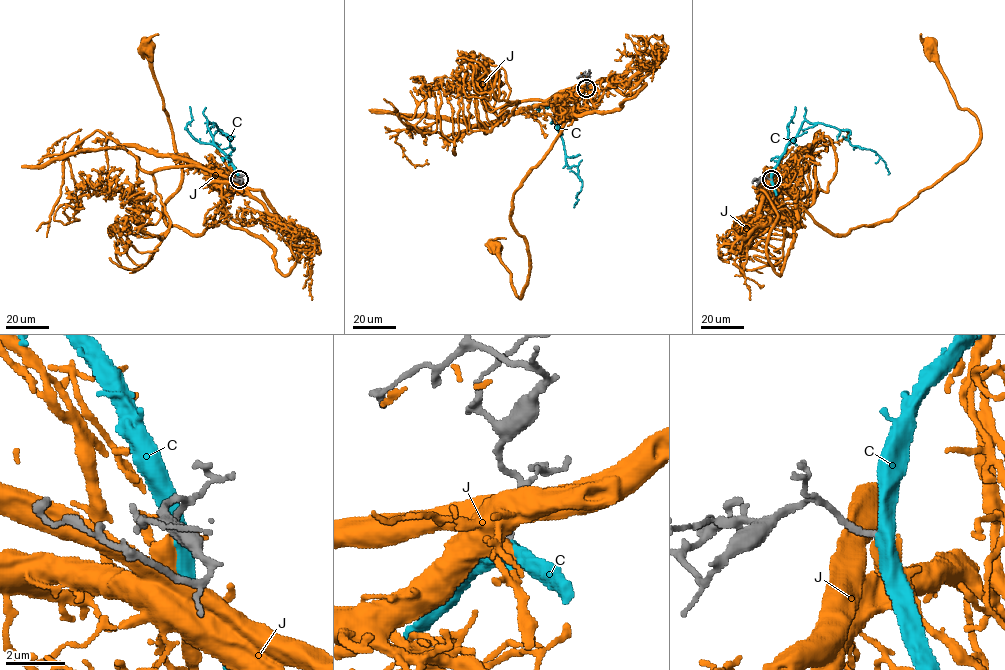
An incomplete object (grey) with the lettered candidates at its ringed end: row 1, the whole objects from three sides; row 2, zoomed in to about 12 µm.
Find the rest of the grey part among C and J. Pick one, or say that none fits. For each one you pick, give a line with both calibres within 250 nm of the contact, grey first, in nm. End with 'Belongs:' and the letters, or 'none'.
J: Thickness 200 nm (grey) against 600 nm
Belongs: J

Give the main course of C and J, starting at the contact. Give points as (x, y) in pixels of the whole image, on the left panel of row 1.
C: (239, 179), (235, 167), (213, 142), (207, 120), (221, 130), (235, 149), (229, 155), (226, 174)
J: (239, 180), (208, 182), (221, 202), (201, 234), (166, 222), (181, 161), (146, 47)

